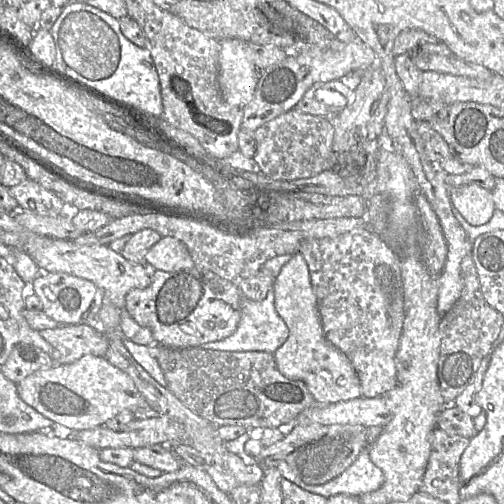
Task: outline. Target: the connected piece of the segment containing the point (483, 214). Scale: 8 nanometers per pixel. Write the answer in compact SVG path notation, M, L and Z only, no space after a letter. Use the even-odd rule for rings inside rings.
M475 184L450 187L453 208L472 226L487 223L496 210L491 191Z

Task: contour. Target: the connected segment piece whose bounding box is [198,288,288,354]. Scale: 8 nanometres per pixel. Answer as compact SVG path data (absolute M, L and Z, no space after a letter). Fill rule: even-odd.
M270 288L266 296L259 302L243 299L242 317L236 331L230 336L214 342L199 345L200 349L246 352L246 351L264 351L274 353L287 339L288 329L275 311L274 292Z

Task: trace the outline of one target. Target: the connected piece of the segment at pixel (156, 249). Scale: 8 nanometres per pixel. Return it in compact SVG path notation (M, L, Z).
M162 237L146 253L145 260L156 270L175 272L194 267L186 245L175 237Z

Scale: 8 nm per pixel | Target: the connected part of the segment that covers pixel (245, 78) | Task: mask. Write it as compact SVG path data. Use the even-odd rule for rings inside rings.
M220 40L218 86L230 105L244 108L252 99L259 78L249 44L243 40Z

